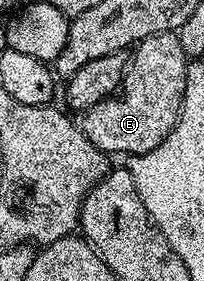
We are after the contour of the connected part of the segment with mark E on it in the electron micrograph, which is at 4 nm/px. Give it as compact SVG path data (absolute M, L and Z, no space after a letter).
M164 32L158 36L148 36L146 40L136 45L125 69L125 79L119 89L119 94L114 94L109 99L99 102L96 106L84 113L79 127L85 137L101 152L114 154L113 152L125 152L129 156L147 154L147 150L155 150L167 134L175 126L175 122L181 113L181 103L185 97L185 65L187 57L183 46L179 46L179 38L171 32Z

